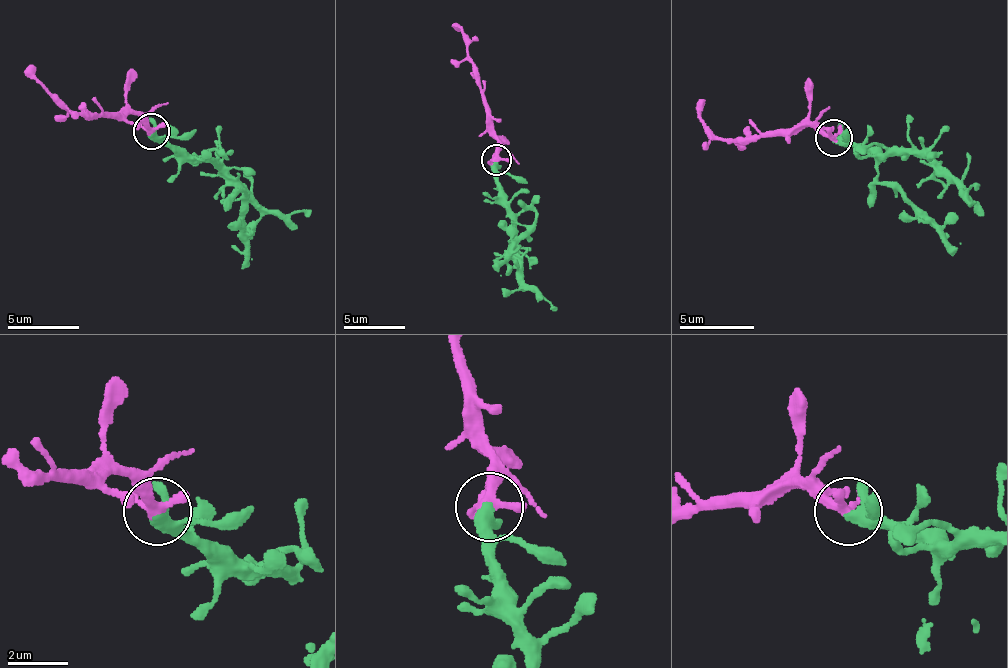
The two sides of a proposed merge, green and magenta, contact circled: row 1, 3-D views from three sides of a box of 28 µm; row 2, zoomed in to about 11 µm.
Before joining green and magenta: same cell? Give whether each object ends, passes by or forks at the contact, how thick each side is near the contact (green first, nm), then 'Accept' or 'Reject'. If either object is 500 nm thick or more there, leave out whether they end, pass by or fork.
Thickness 500 nm (green) against 280 nm. Accept

